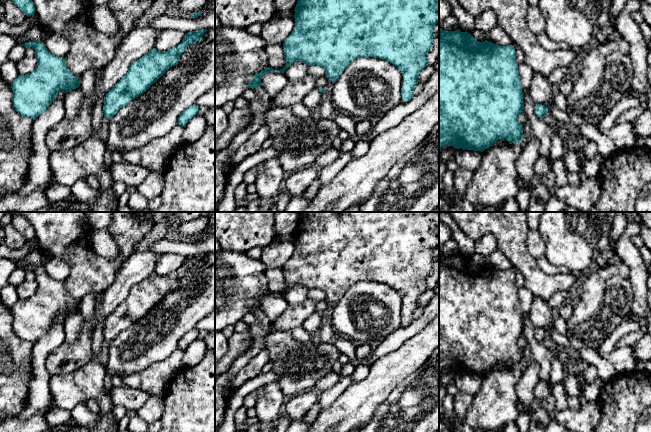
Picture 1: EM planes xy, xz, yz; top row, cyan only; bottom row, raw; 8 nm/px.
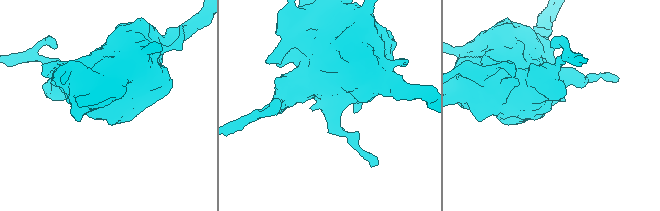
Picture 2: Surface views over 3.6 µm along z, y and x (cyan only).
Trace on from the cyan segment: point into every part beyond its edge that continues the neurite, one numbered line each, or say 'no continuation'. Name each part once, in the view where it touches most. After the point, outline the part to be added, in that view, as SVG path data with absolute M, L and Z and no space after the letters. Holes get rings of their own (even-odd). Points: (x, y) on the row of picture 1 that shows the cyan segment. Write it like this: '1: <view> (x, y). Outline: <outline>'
1: xz (312, 101). Outline: M314 89L304 100L304 105L310 109L313 114L317 113L317 109L322 101L323 93L319 89Z

